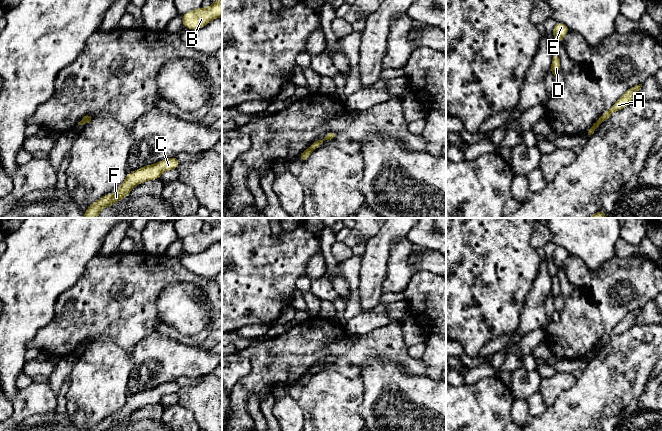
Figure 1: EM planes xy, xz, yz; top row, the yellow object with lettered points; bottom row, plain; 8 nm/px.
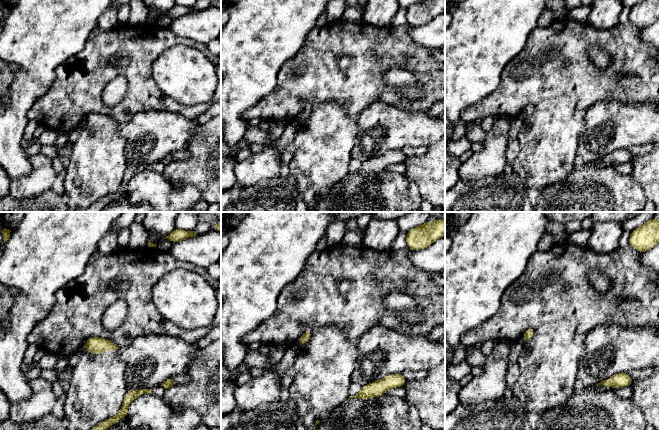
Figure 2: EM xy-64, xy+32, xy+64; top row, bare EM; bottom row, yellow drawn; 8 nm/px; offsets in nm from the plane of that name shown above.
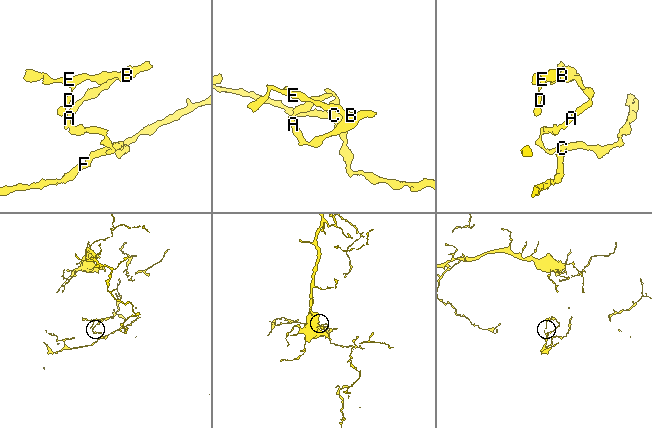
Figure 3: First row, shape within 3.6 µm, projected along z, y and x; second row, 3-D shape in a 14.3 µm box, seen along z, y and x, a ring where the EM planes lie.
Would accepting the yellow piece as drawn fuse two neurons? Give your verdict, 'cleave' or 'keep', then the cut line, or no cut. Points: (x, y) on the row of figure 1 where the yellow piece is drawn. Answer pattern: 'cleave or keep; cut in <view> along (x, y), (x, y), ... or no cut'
cleave; cut in yz along (600, 117), (602, 121)

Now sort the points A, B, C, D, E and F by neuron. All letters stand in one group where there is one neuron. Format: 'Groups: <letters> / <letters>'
Groups: A B D E / C F

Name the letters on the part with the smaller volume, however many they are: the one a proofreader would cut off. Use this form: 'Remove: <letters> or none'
Remove: C, F

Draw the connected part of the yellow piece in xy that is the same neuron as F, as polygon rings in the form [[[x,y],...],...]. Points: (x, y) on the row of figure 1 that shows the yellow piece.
[[[171,157],[155,164],[136,169],[126,175],[124,182],[115,193],[106,194],[92,203],[84,212],[83,218],[97,218],[103,208],[111,206],[119,200],[123,200],[136,185],[148,180],[160,179],[162,172],[175,170],[179,165],[180,161],[177,157]]]

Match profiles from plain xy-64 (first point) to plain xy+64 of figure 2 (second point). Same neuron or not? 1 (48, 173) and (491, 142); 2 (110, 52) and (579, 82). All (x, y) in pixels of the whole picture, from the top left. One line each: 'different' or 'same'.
1: same
2: same

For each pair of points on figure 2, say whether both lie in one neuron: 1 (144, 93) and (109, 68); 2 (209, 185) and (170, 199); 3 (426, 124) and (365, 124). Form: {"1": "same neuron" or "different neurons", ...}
{"1": "same neuron", "2": "different neurons", "3": "same neuron"}

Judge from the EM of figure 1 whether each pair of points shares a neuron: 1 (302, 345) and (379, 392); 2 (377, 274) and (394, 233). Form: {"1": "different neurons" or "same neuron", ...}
{"1": "different neurons", "2": "same neuron"}

